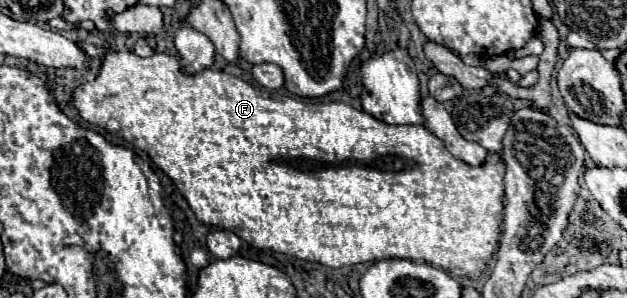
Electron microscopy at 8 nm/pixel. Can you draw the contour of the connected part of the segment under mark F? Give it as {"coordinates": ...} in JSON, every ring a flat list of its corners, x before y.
{"coordinates":[[109,52,101,64,101,72,93,82,81,84,73,92,73,104,79,110,81,118,105,128,105,122,117,120,117,136,133,144,135,148,149,154,149,158,175,182,177,190,185,196,195,216,211,226,221,226,225,230,237,232,239,238,247,240,251,246,261,250,275,250,289,254,301,260,311,260,325,264,329,268,351,266,357,262,375,262,383,258,405,258,405,260,425,260,433,266,439,266,459,278,481,278,495,254,495,248,501,238,501,216,505,210,503,194,503,176,505,164,497,152,491,152,481,166,469,166,457,160,425,126,391,126,385,124,363,110,355,110,343,102,303,102,291,96,277,96,265,88,257,88,249,82,243,82,237,76,231,76,221,70,205,68,195,74,187,74,181,68,181,62,169,54,153,54,141,58,133,52]]}

